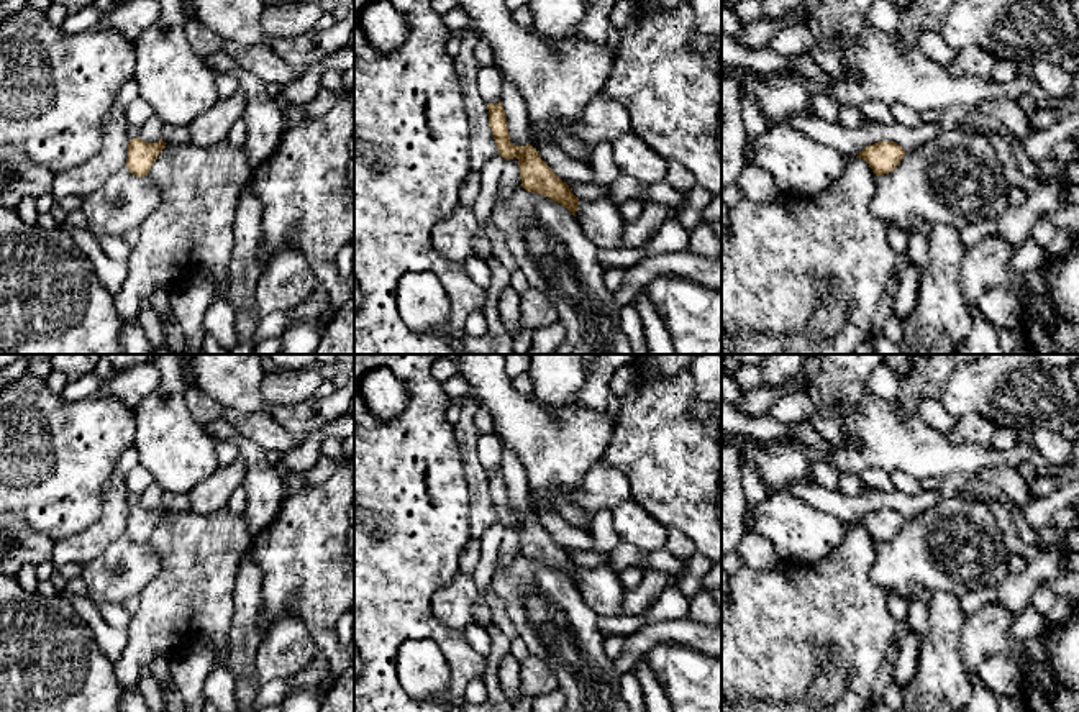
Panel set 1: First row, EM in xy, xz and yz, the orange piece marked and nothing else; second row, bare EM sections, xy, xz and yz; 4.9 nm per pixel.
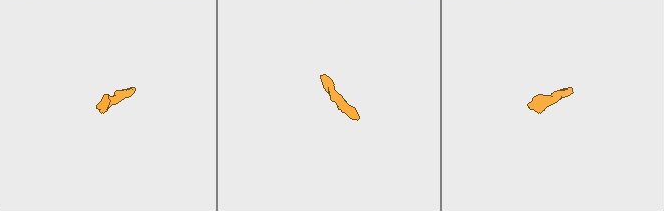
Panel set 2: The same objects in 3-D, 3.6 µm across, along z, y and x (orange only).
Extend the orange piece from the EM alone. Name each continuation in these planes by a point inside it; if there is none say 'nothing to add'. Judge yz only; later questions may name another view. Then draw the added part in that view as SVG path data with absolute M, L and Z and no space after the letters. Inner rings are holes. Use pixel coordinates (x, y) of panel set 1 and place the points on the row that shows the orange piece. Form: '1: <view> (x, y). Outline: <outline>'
nothing to add

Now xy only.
nothing to add

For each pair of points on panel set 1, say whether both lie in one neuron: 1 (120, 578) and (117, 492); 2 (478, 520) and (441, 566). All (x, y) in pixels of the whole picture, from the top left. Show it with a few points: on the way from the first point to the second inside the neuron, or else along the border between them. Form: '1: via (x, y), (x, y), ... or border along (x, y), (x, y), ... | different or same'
1: border along (125, 532), (87, 561) | different
2: border along (468, 492), (468, 532), (471, 537) | different

